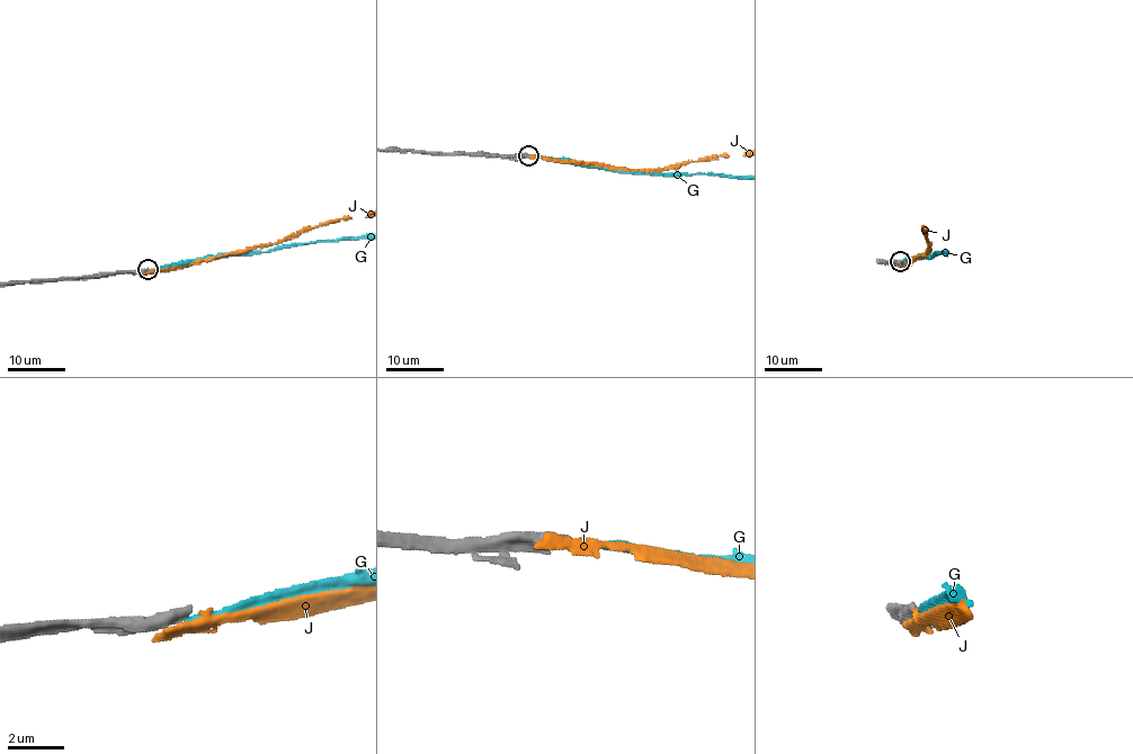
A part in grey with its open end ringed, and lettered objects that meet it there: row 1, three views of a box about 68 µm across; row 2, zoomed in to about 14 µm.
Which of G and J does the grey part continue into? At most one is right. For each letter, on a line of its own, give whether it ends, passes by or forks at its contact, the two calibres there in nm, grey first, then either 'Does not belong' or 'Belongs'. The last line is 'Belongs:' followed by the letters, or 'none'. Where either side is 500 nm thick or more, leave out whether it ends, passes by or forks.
G: It ends there. Thickness 480 nm (grey) against 160 nm. Does not belong
J: Thickness 600 nm (grey) against 440 nm. Does not belong
Belongs: none

